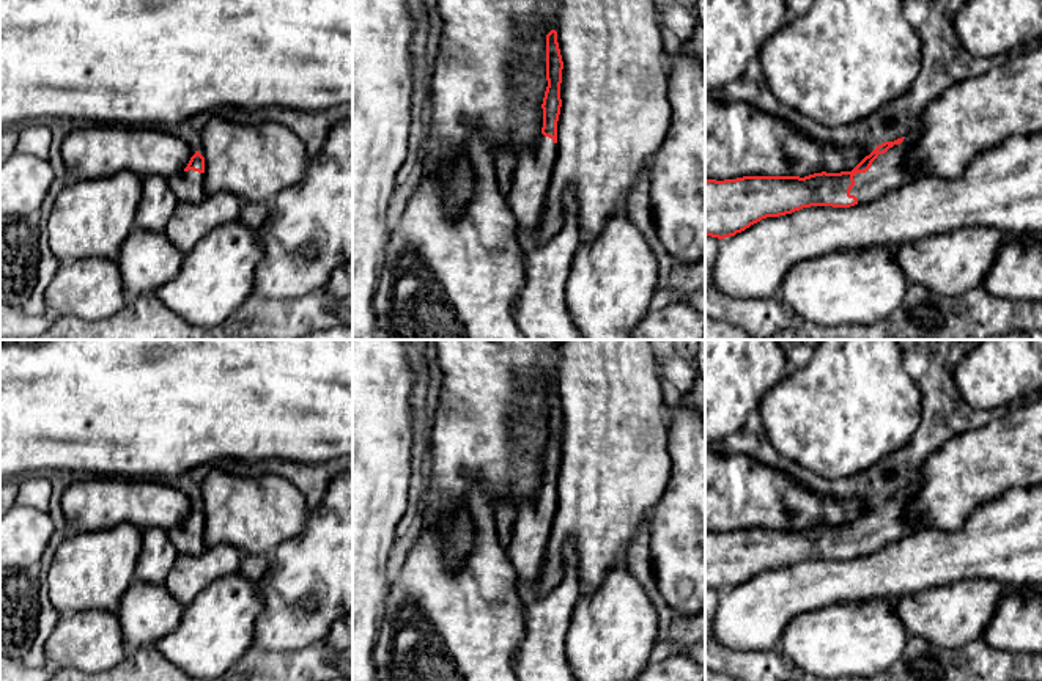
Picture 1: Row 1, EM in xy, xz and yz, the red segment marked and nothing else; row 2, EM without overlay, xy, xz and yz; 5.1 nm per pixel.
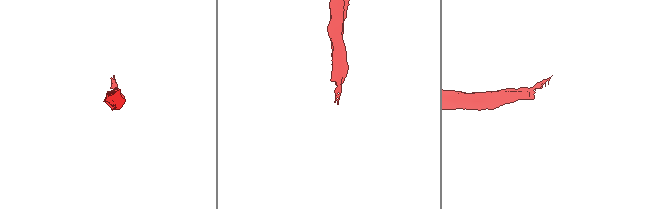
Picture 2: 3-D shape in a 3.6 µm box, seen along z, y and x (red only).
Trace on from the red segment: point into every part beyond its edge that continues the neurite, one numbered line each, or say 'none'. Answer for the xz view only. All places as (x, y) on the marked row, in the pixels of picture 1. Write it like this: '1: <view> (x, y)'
1: xz (526, 200)

